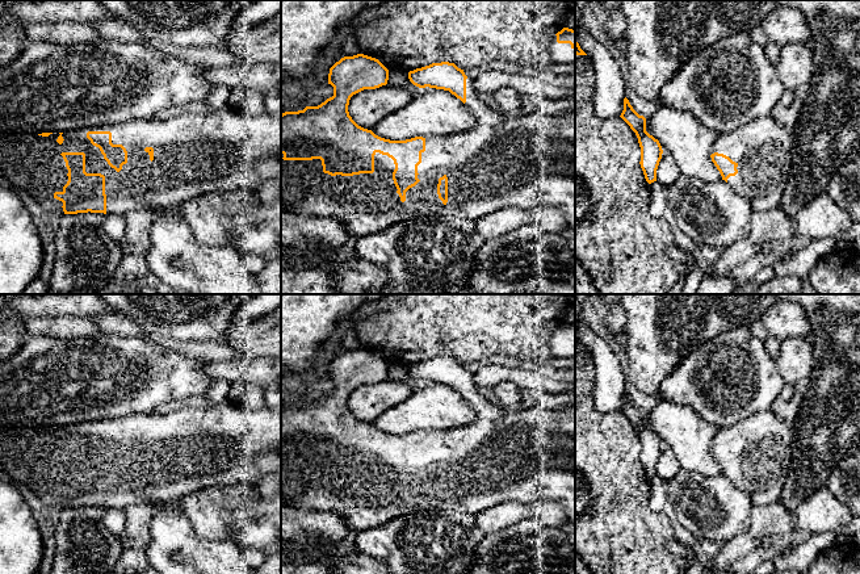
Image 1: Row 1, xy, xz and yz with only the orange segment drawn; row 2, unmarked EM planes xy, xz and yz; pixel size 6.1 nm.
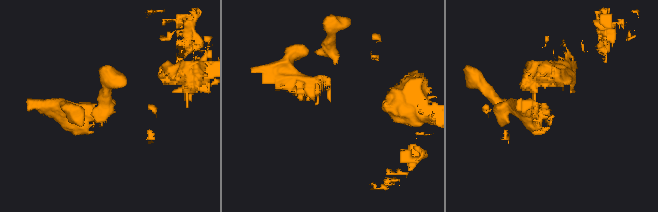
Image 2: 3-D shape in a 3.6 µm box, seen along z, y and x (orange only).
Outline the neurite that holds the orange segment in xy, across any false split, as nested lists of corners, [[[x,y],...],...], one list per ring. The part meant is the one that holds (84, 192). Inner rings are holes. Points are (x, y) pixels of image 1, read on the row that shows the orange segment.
[[[230,106],[202,113],[183,113],[169,120],[133,120],[64,133],[0,134],[0,176],[26,190],[47,213],[104,213],[176,208],[206,193],[253,193],[268,180],[281,184],[281,110],[247,114]]]

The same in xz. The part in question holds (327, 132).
[[[364,54],[344,56],[330,68],[328,84],[333,87],[332,97],[318,106],[281,114],[281,209],[339,219],[348,232],[357,238],[415,218],[437,217],[477,222],[504,208],[530,211],[538,205],[557,208],[563,213],[566,223],[575,229],[575,109],[554,114],[530,112],[523,117],[504,116],[481,101],[473,79],[449,62],[410,71],[408,79],[419,88],[449,91],[470,110],[475,121],[474,127],[445,137],[390,141],[358,126],[348,112],[351,97],[364,89],[386,85],[389,70],[378,59]]]

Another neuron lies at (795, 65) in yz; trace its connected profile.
[[[800,42],[785,43],[773,66],[783,87],[797,93],[811,79],[813,50]]]

